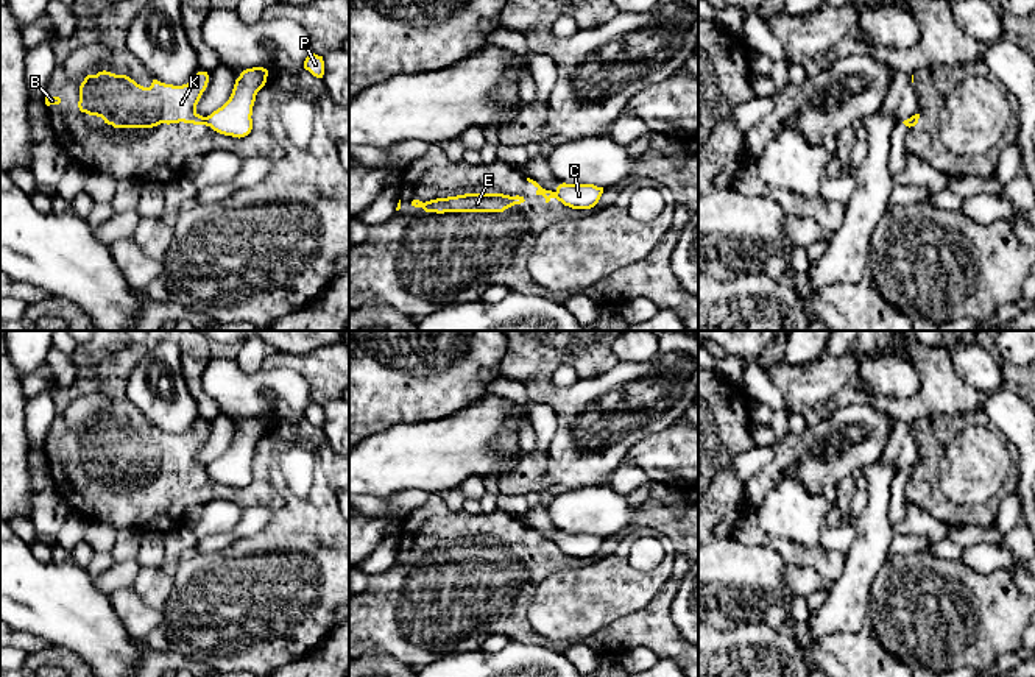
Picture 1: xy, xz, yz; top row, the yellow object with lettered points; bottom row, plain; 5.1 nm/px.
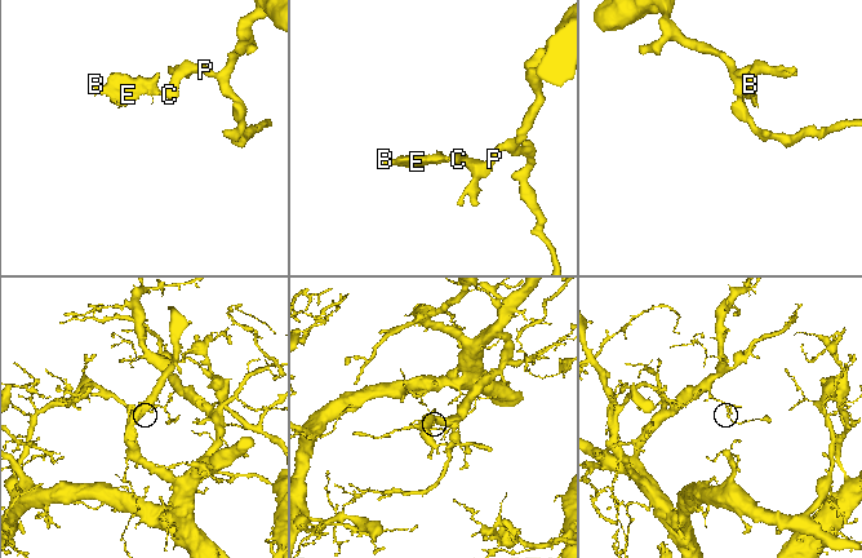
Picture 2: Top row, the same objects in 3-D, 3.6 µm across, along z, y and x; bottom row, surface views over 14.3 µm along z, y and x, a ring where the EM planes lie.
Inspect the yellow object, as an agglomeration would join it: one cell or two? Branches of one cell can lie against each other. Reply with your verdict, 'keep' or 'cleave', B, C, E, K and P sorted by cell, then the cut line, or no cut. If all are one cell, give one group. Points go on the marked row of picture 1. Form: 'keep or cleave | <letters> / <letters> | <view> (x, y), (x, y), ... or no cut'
cleave | B E K / C P | xy (206, 117), (209, 125)

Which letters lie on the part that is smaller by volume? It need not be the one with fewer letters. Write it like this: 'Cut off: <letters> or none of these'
Cut off: B, E, K

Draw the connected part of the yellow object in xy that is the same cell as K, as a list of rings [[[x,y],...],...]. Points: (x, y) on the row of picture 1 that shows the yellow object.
[[[103,70],[84,78],[78,108],[114,128],[153,128],[179,122],[209,126],[207,117],[196,112],[207,83],[207,72],[198,72],[182,86],[153,80],[150,87],[143,87],[126,75]]]

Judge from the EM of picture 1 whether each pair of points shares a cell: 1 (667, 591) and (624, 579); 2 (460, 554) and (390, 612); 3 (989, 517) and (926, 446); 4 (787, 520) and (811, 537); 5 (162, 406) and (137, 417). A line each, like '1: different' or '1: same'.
1: different
2: same
3: same
4: same
5: different

